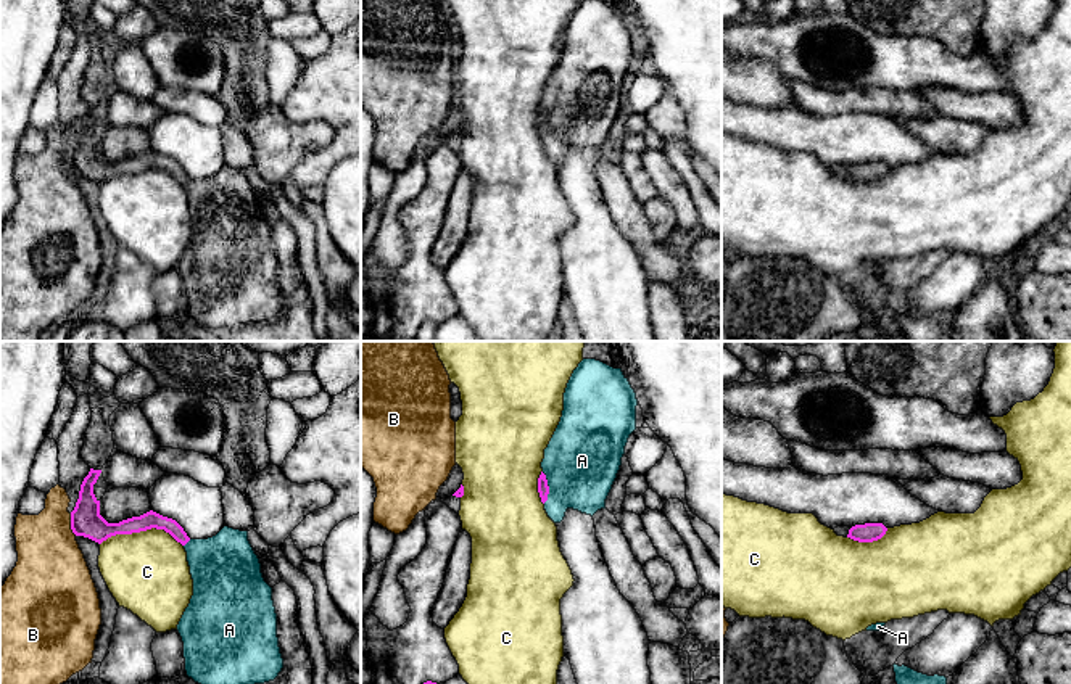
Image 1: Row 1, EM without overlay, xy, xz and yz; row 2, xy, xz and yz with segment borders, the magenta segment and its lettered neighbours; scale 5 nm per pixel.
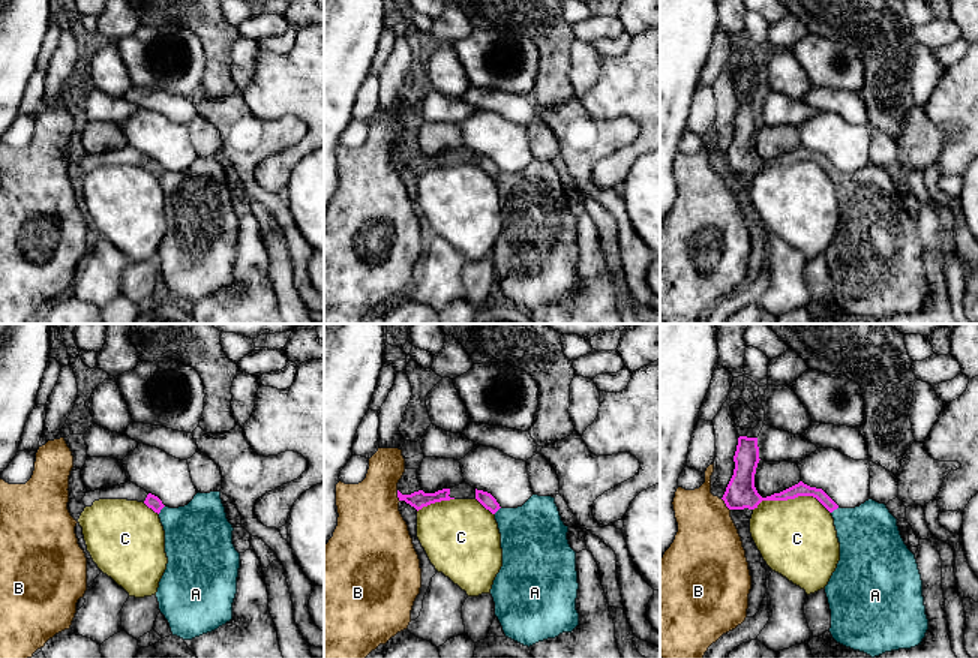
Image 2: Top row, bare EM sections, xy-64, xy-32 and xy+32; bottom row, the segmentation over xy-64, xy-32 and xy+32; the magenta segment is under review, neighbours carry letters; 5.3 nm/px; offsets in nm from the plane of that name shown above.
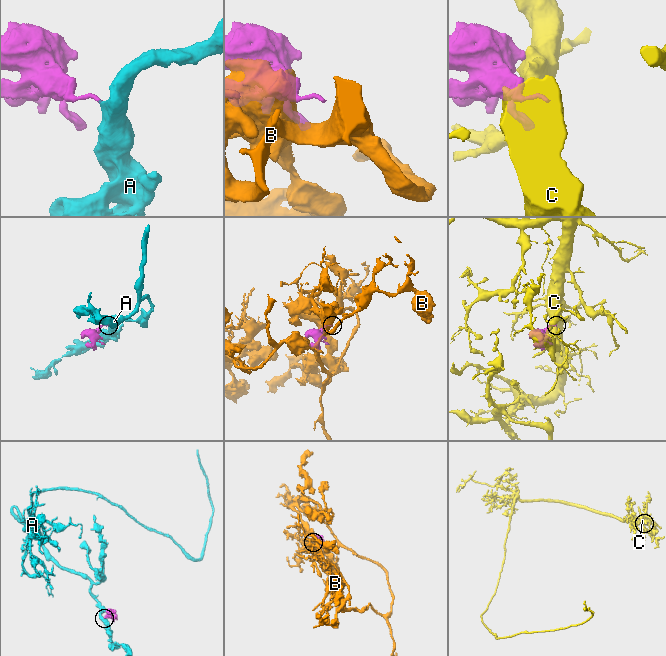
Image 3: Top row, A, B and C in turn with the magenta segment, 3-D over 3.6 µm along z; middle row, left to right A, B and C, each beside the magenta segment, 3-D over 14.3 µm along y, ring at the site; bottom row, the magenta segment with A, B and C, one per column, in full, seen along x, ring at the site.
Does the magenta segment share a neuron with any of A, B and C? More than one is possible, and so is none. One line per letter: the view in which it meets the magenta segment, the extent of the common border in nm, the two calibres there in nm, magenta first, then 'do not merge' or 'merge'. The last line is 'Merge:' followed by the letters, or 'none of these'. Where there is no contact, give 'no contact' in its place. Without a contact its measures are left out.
A: meets magenta in xz; contact 160 nm long; 60 nm thick on the magenta side, 380 nm on the other; merge
B: meets magenta in xy; contact 120 nm long; 160 nm thick on the magenta side, 340 nm on the other; do not merge
C: meets magenta in xy; contact 420 nm long; 140 nm thick on the magenta side, 400 nm on the other; do not merge
Merge: A

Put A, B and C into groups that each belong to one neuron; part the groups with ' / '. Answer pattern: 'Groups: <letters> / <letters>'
Groups: A / B / C

